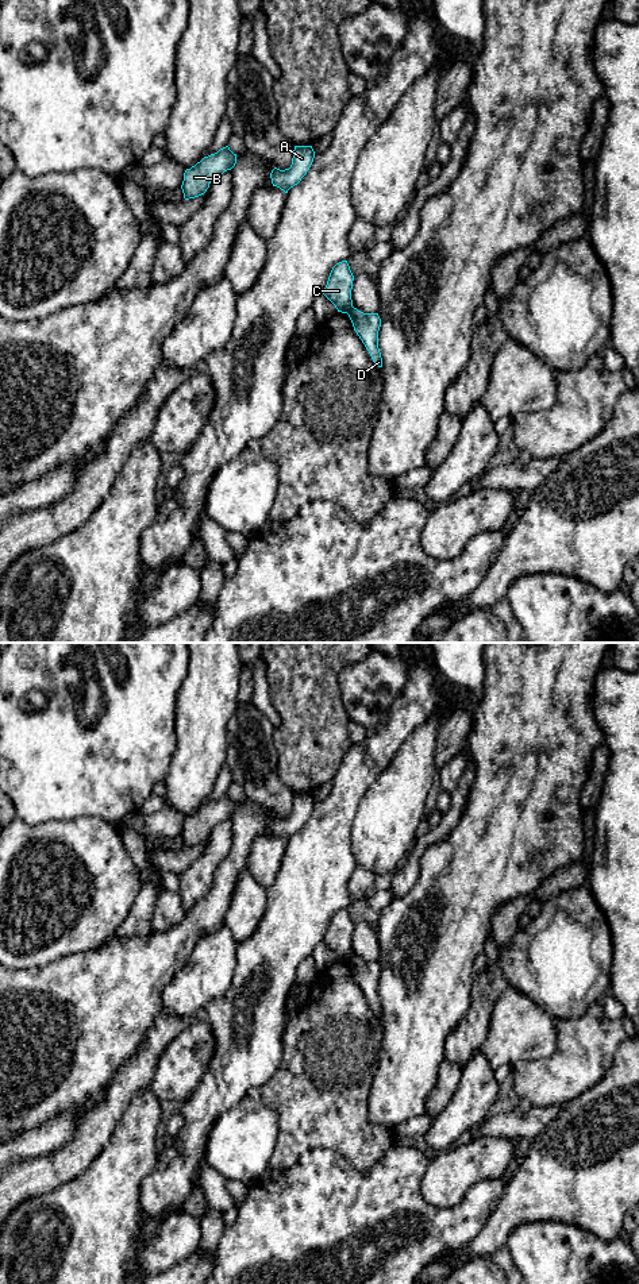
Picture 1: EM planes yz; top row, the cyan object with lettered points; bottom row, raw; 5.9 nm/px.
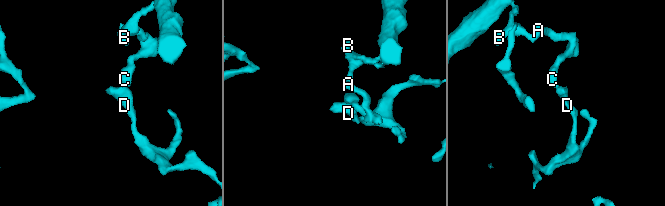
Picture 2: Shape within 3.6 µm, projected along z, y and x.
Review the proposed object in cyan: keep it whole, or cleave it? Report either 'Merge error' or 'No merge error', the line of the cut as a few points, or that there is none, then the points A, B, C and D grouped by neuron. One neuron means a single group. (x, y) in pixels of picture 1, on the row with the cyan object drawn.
Merge error. Split along yz (353, 307), (347, 313). Groups: A B C / D

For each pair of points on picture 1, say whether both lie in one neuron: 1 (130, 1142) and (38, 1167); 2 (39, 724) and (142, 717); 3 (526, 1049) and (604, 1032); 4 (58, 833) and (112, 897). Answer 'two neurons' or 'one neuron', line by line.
1: two neurons
2: one neuron
3: two neurons
4: one neuron

